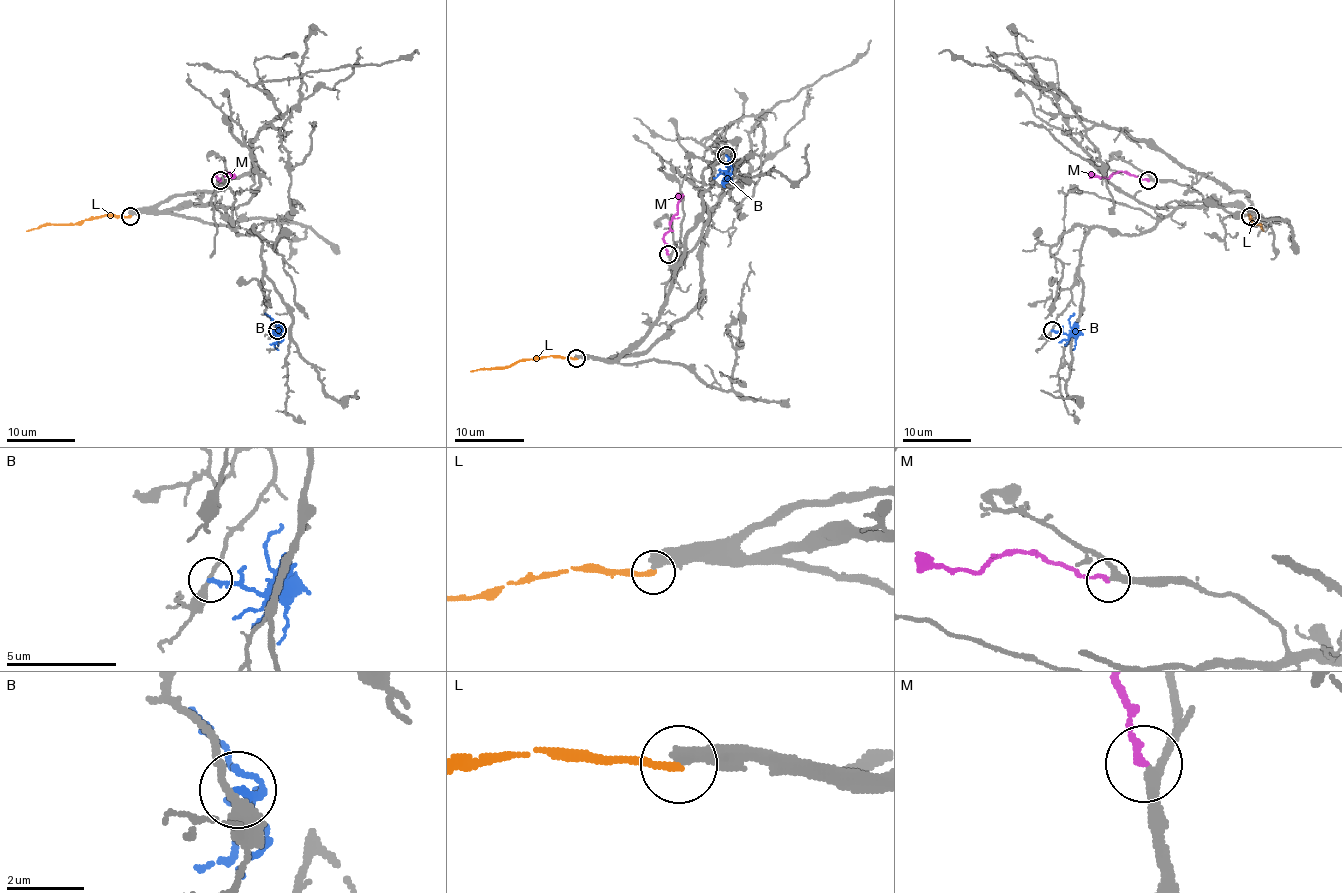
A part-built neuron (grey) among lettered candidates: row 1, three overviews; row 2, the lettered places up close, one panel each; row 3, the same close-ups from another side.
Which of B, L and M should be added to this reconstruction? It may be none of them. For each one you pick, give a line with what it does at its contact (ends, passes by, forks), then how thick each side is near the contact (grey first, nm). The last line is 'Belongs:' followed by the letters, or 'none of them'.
M: it ends there; 280 nm thick on the grey side, 200 nm on the other
Belongs: M

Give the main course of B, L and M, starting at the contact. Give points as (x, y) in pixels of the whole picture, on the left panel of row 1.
B: (278, 330), (278, 335), (276, 323), (264, 313)
L: (130, 217), (105, 215), (72, 224), (46, 224), (26, 230)
M: (220, 181), (216, 176), (221, 172), (228, 177), (230, 172)

